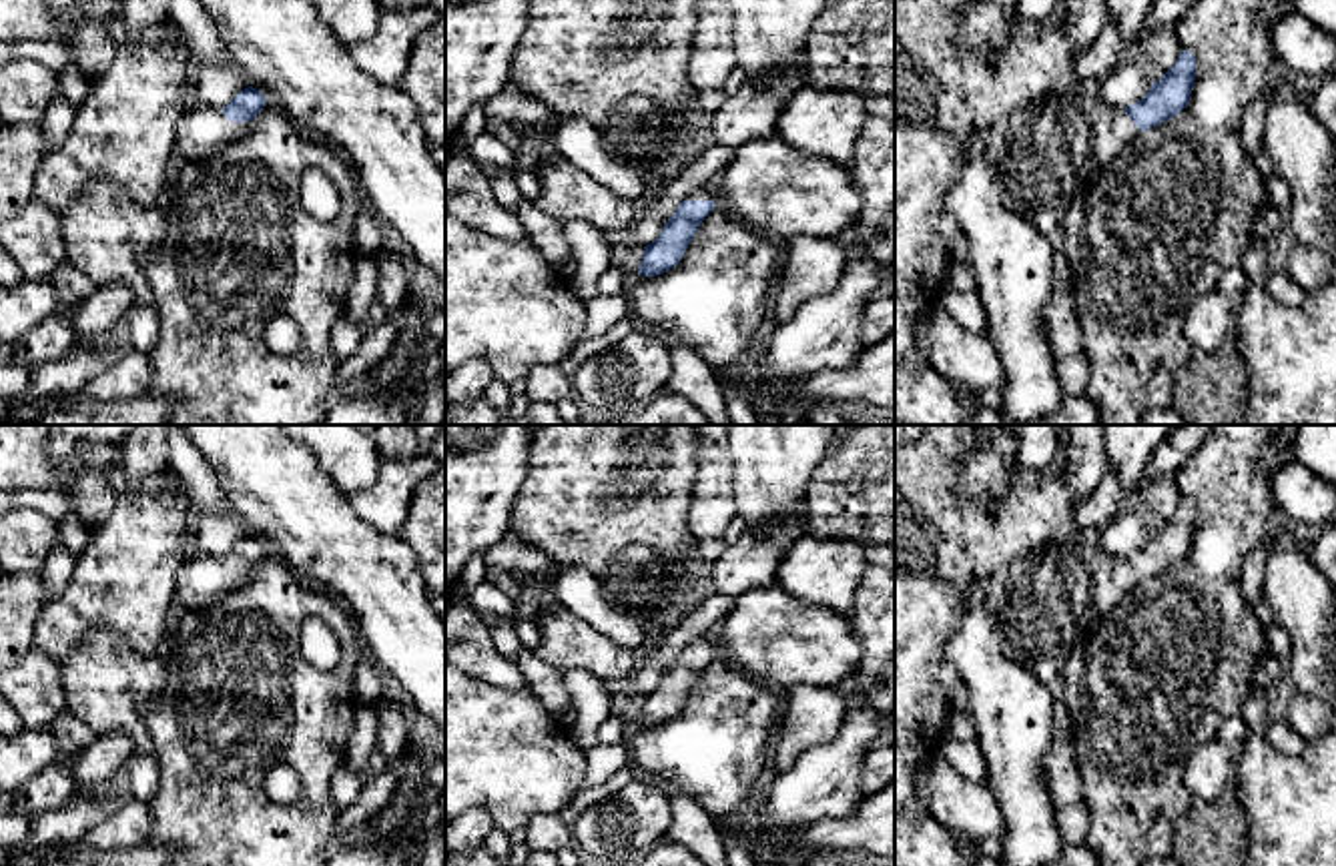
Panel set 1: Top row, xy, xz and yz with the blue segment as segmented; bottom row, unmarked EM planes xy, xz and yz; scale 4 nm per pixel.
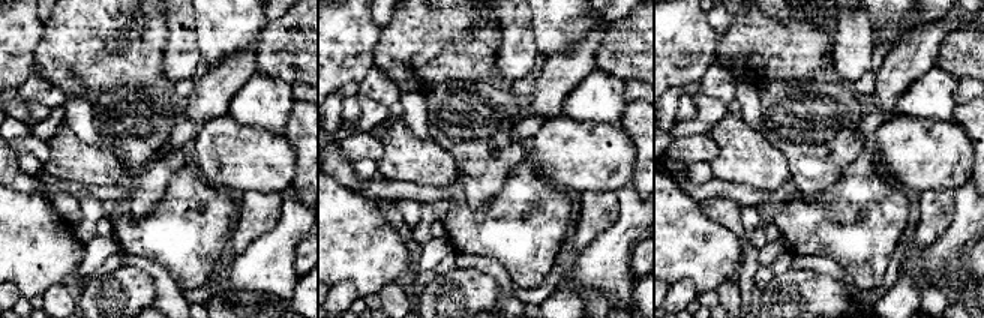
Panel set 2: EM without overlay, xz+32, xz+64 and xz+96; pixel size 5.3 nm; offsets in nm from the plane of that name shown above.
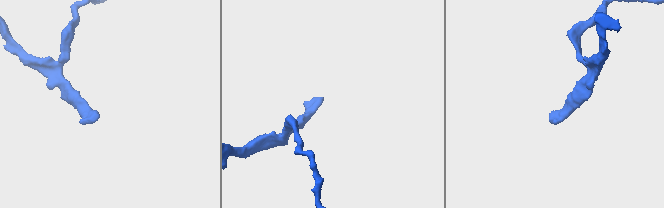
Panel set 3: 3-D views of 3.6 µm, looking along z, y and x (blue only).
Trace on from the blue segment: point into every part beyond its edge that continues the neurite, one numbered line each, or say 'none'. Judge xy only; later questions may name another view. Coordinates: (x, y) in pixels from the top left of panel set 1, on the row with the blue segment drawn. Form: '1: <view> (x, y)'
1: xy (201, 131)

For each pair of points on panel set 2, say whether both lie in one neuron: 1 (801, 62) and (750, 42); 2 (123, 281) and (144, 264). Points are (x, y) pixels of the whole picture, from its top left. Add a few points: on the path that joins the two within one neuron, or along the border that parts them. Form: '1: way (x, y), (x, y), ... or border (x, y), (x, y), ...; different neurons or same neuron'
1: way (789, 50), (762, 48); same neuron
2: border (122, 264), (141, 269), (156, 282), (153, 302); different neurons

